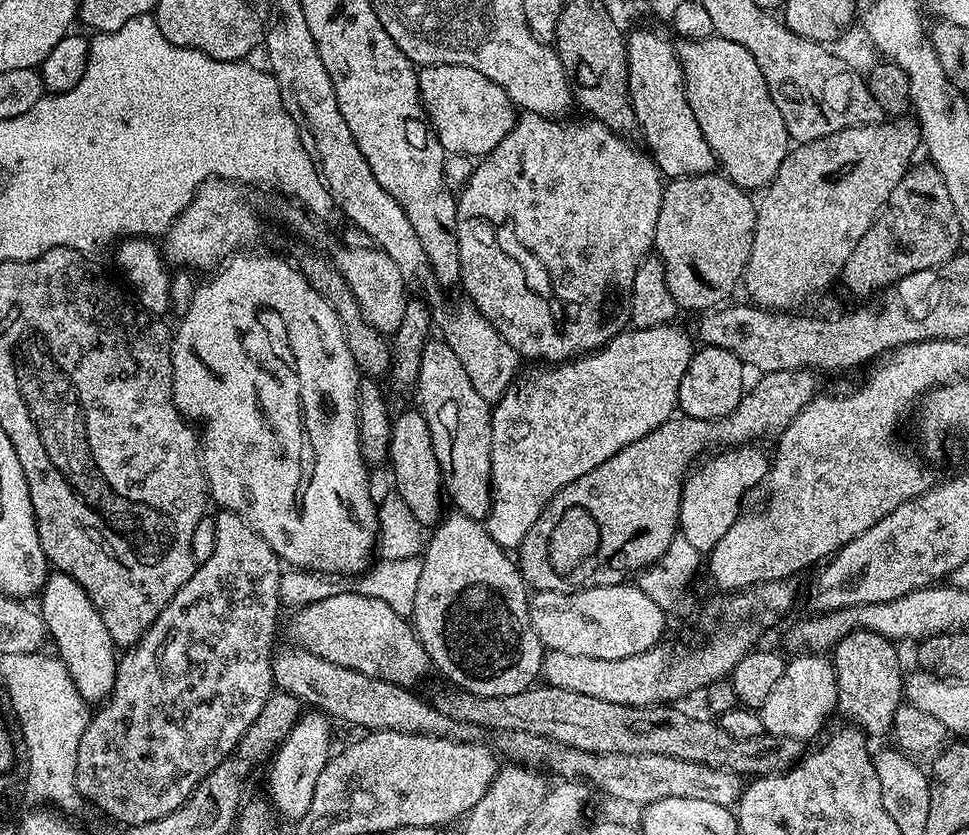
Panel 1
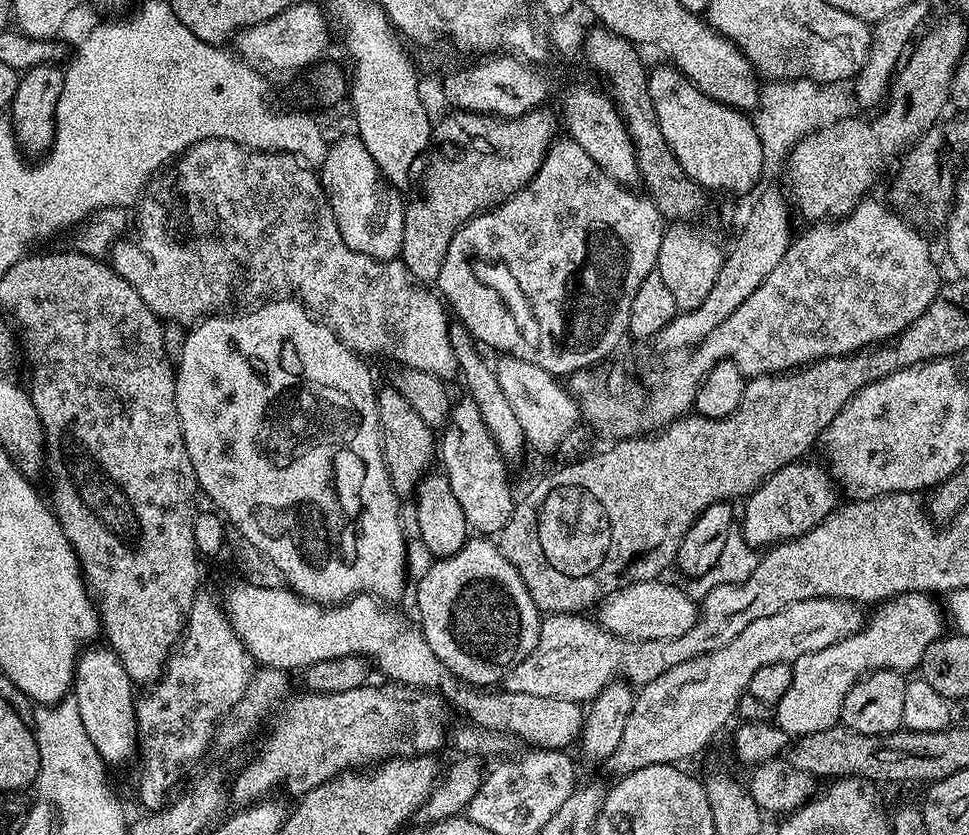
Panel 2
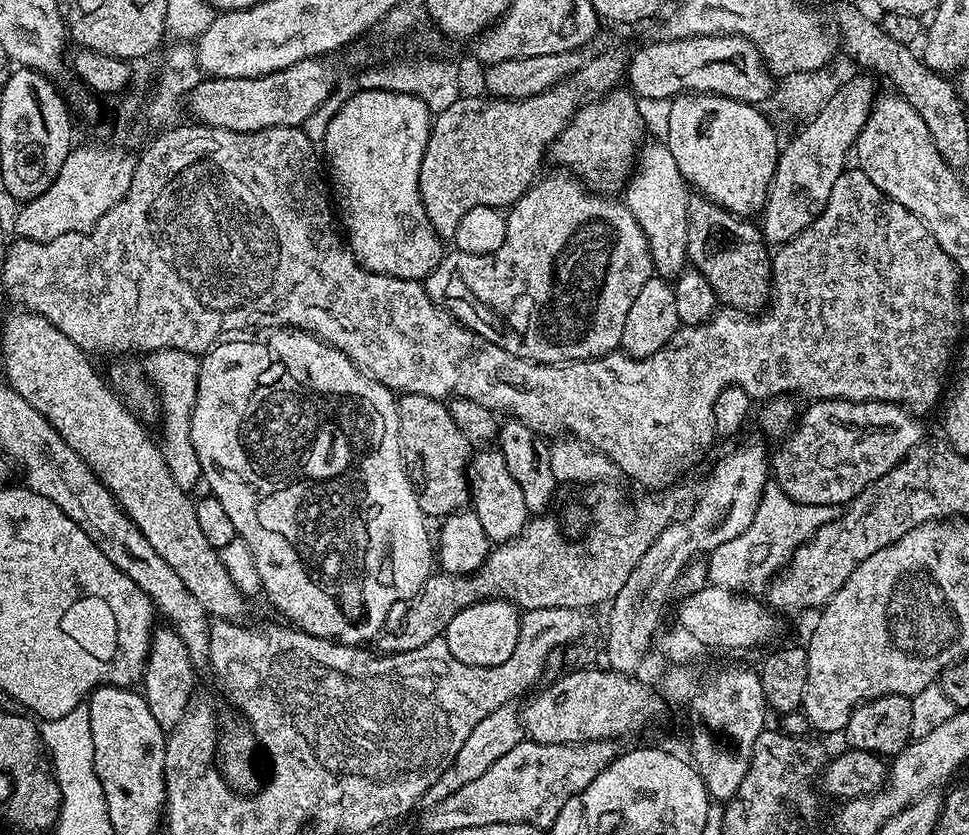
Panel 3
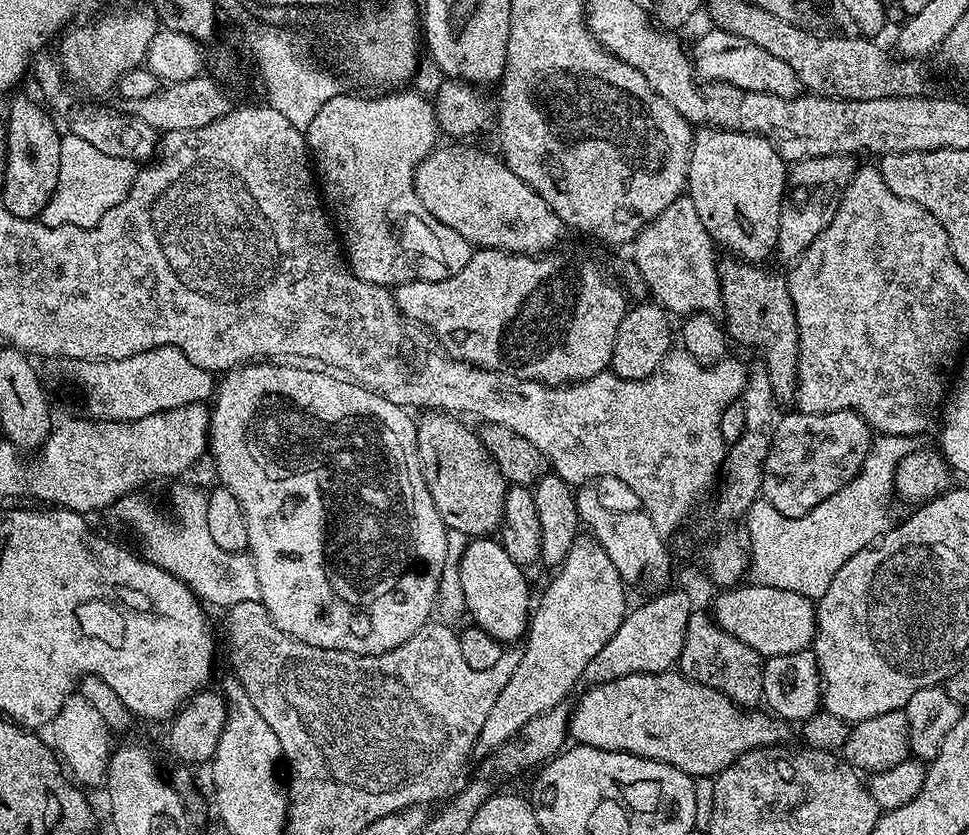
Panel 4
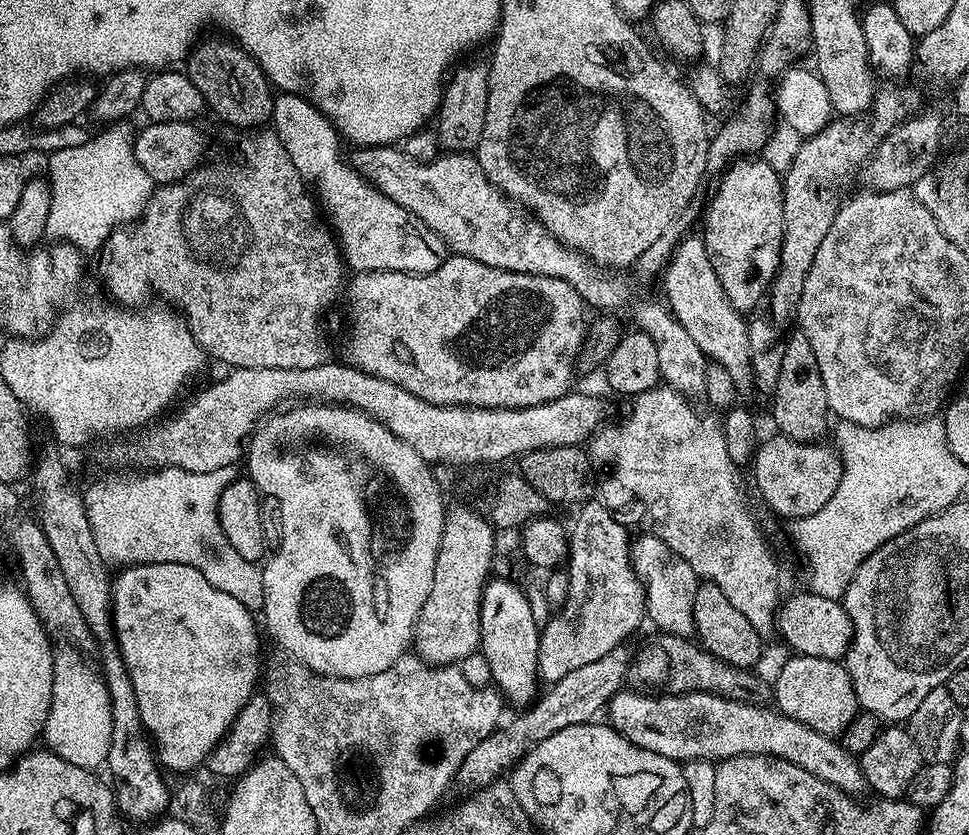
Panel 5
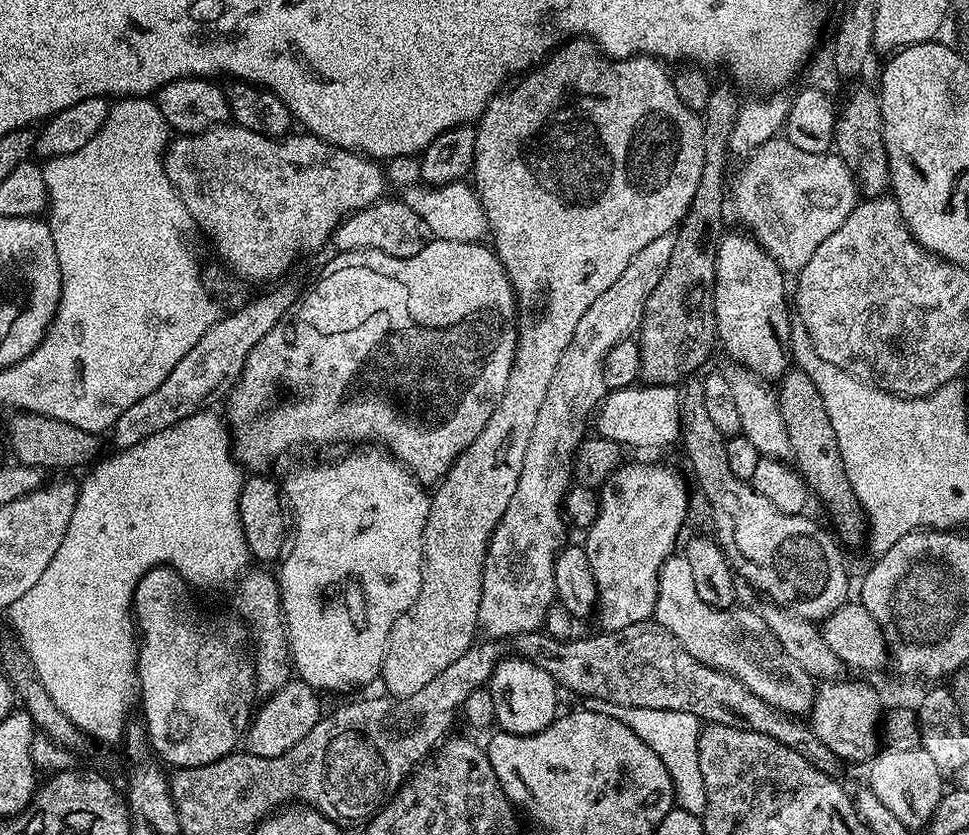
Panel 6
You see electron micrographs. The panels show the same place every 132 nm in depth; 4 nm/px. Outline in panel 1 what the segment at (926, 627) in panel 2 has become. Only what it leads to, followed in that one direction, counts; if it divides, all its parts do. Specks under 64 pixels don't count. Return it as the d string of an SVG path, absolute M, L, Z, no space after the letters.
M804 654L801 657L801 660L789 659L785 663L782 678L778 678L778 686L774 686L774 690L770 690L770 698L766 698L766 702L758 711L767 735L808 742L811 741L811 736L816 736L820 731L822 731L821 733L825 731L824 723L827 722L828 715L837 711L838 686L836 685L836 668L827 655Z

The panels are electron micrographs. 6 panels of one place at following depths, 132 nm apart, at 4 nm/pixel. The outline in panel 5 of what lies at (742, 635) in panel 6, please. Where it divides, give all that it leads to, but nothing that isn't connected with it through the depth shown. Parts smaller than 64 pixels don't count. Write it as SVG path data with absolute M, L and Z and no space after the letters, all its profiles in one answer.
M655 534L649 536L640 536L631 541L632 549L632 565L638 577L644 585L644 594L646 597L646 616L649 621L653 620L661 629L661 633L669 636L682 636L685 638L693 635L694 629L692 619L694 618L694 594L698 587L698 577L694 570L690 570L690 562L686 562L686 558L682 558L678 554L674 554L674 550L670 550L670 546L666 546L666 542L662 542L662 538Z

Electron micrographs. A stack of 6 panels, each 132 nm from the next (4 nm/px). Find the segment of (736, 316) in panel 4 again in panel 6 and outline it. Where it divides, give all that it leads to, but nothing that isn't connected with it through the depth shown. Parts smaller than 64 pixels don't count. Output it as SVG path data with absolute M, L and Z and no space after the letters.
M789 370L779 381L778 399L782 422L786 422L786 434L790 434L791 459L804 477L804 483L814 493L815 499L817 496L828 507L839 539L845 545L856 544L859 540L861 543L866 534L866 517L846 478L838 438L834 438L834 426L830 426L830 414L826 414L826 405L822 403L822 394L818 394L818 386L814 386L805 372Z

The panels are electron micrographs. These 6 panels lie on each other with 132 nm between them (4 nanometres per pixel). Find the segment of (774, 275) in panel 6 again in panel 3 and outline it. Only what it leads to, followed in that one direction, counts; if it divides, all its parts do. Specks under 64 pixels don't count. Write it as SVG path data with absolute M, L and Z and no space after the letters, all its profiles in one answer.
M680 94L667 105L668 137L666 143L674 162L685 180L705 200L718 208L725 208L741 218L752 218L768 200L768 187L774 178L781 145L776 144L776 132L772 124L754 104L738 102L725 96L707 94Z

